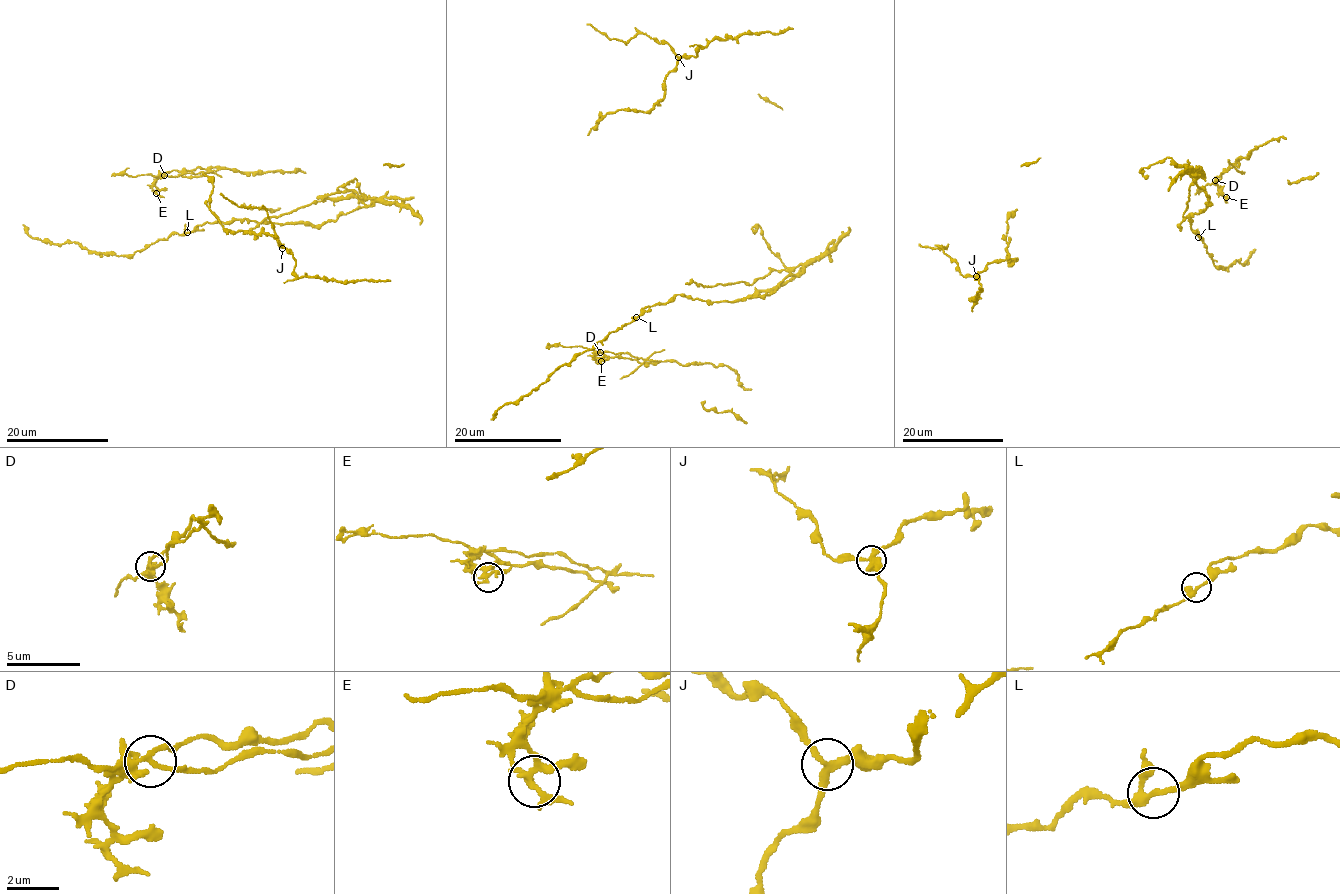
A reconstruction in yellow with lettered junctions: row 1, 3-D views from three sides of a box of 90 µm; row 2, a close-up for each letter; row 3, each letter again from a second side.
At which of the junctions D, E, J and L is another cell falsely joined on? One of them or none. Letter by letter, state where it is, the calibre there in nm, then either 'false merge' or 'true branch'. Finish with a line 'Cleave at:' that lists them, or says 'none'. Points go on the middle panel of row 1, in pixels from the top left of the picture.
D: at (600, 352); 200 nm thick; false merge
E: at (601, 361); 200 nm thick; true branch
J: at (678, 57); 240 nm thick; true branch
L: at (636, 317); 200 nm thick; true branch
Cleave at: D

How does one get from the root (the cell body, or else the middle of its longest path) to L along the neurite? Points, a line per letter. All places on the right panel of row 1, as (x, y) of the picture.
L: (1194, 173), (1197, 185), (1210, 202), (1203, 210), (1185, 216), (1192, 220), (1191, 228), (1198, 237)

